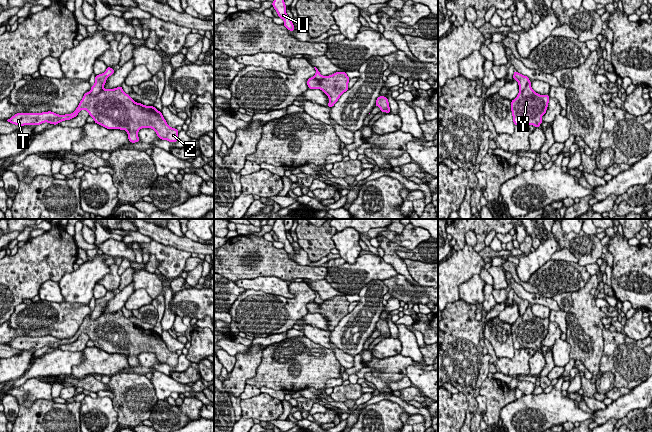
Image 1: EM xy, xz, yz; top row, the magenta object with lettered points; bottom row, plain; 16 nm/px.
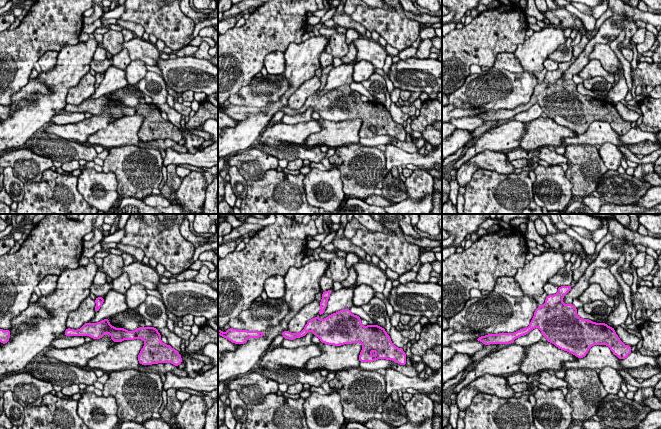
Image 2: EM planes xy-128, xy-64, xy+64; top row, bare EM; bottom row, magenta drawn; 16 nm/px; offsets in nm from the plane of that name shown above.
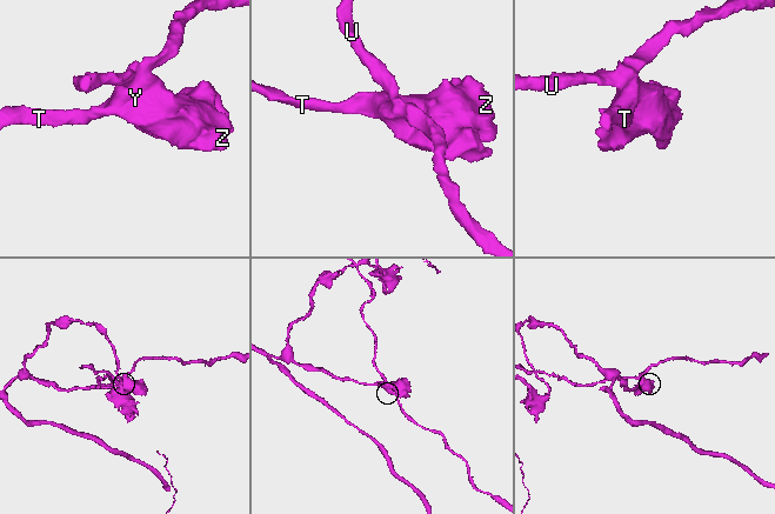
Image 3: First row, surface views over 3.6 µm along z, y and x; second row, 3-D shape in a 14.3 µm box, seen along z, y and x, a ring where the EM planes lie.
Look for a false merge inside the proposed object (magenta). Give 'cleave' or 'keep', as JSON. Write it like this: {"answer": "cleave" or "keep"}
{"answer": "cleave"}

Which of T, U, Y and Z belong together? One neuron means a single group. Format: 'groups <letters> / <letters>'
groups T Y Z / U

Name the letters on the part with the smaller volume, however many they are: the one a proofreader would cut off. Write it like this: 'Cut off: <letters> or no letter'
Cut off: U

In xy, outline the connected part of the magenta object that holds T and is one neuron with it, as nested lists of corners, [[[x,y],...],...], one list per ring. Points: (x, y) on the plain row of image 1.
[[[122,310],[114,313],[102,314],[95,320],[92,320],[90,316],[84,318],[76,334],[71,338],[59,339],[54,336],[42,336],[42,337],[17,337],[7,345],[19,349],[40,349],[44,346],[57,349],[58,347],[70,344],[78,339],[78,337],[85,333],[89,339],[94,343],[94,346],[104,350],[107,353],[120,353],[128,356],[128,363],[131,367],[139,366],[138,355],[142,352],[153,353],[157,360],[162,364],[175,367],[178,363],[178,354],[171,352],[162,337],[158,335],[154,330],[146,330],[141,327],[136,327],[128,318],[126,318]]]

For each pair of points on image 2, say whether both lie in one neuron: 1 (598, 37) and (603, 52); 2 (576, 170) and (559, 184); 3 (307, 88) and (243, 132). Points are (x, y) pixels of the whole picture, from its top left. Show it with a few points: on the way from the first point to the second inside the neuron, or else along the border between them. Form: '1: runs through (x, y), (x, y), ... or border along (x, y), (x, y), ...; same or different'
1: border along (607, 43), (597, 43), (589, 55), (589, 59); different
2: border along (564, 172), (572, 185), (571, 192), (573, 194); different
3: border along (303, 83), (291, 94), (285, 106); different

